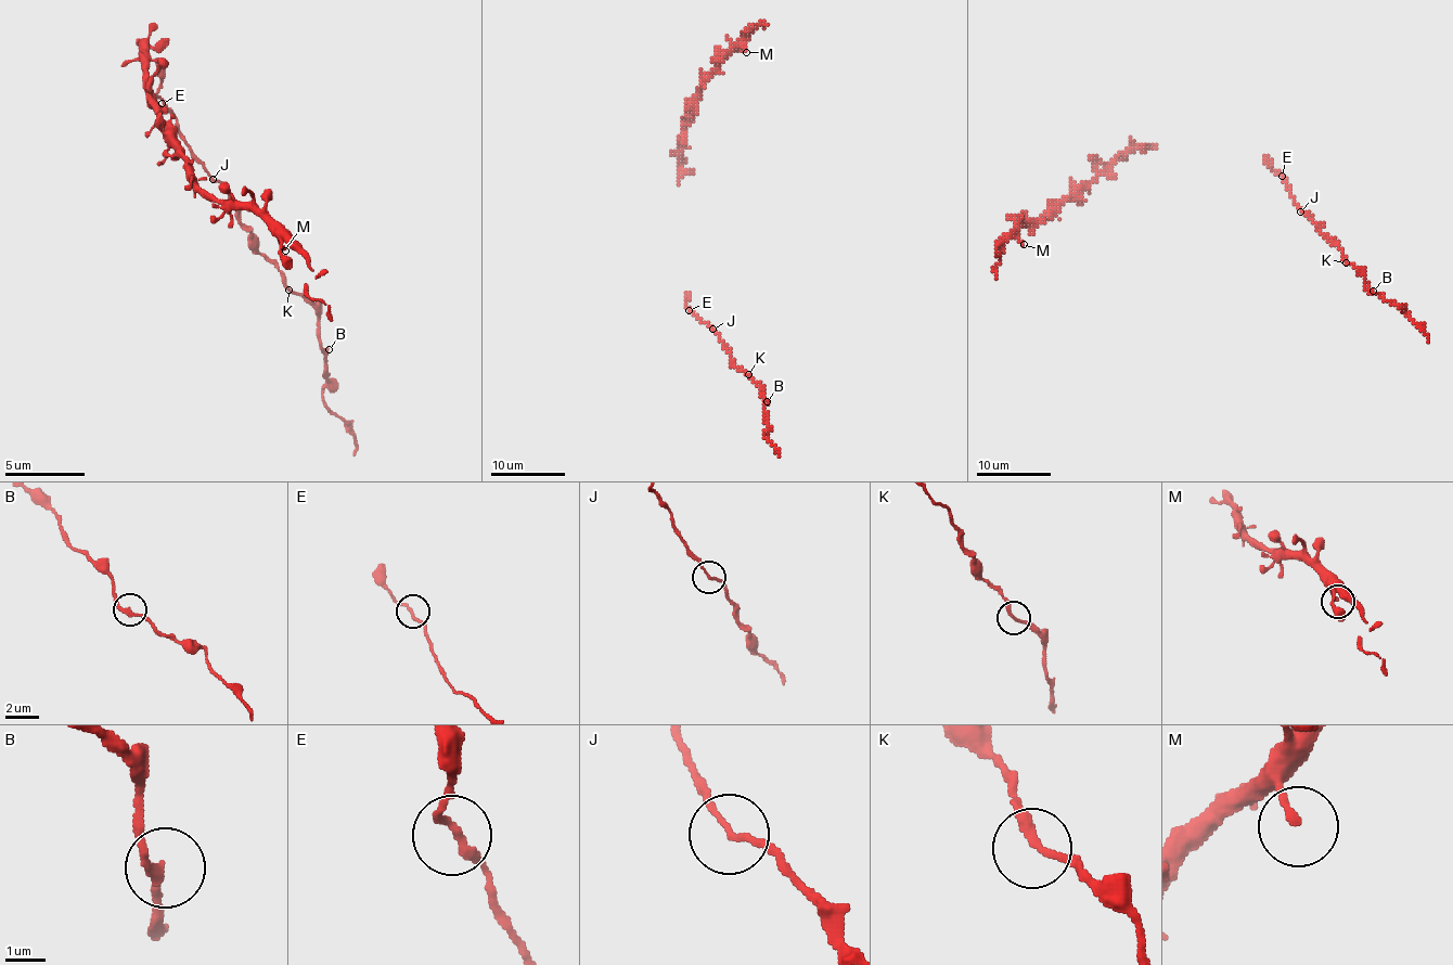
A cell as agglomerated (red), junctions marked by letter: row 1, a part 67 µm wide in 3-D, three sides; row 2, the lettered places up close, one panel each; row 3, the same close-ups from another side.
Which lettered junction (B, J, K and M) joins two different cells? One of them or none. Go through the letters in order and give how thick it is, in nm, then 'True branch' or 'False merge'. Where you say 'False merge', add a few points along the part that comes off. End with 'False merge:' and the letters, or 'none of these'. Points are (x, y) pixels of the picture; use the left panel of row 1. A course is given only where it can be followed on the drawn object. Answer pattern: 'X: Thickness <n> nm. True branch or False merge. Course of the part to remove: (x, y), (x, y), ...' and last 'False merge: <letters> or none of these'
B: Thickness 180 nm. True branch
J: Thickness 140 nm. True branch
K: Thickness 200 nm. True branch
M: Thickness 200 nm. True branch
False merge: none of these

